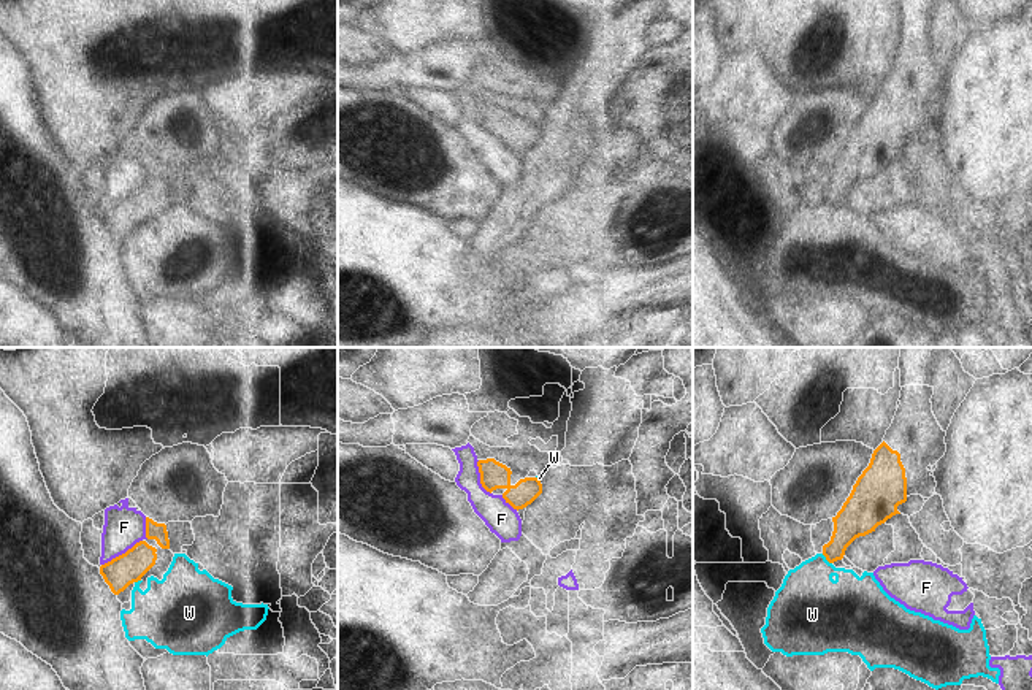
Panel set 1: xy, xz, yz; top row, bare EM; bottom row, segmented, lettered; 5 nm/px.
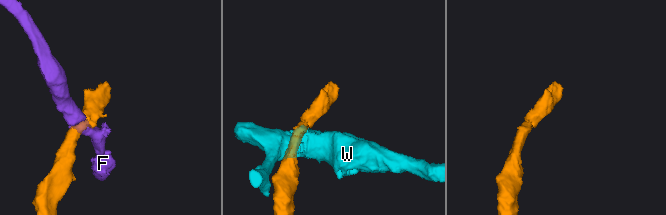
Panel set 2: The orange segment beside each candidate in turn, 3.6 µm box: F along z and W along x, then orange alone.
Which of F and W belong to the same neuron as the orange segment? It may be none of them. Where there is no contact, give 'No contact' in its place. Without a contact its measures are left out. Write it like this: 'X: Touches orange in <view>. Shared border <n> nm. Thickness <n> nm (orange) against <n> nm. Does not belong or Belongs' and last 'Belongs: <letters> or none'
F: Touches orange in xy. Shared border 240 nm. Thickness 160 nm (orange) against 200 nm. Does not belong
W: Touches orange in yz. Shared border 80 nm. Thickness 180 nm (orange) against 360 nm. Does not belong
Belongs: none.

